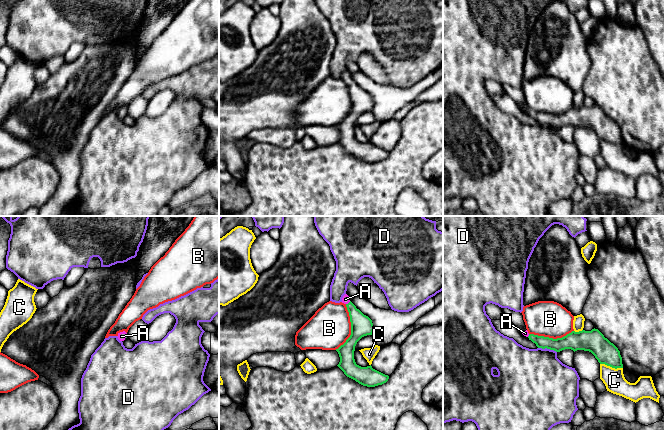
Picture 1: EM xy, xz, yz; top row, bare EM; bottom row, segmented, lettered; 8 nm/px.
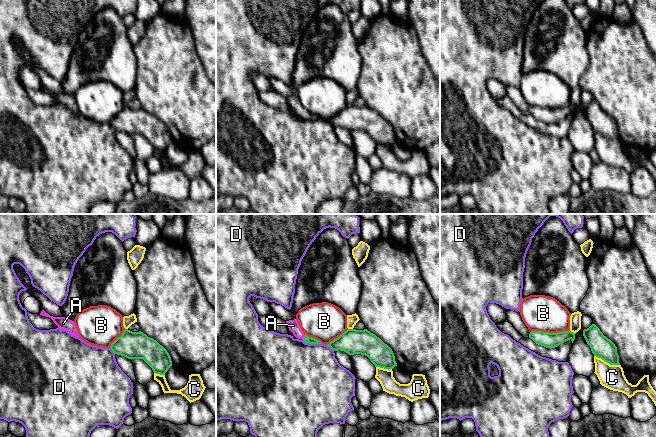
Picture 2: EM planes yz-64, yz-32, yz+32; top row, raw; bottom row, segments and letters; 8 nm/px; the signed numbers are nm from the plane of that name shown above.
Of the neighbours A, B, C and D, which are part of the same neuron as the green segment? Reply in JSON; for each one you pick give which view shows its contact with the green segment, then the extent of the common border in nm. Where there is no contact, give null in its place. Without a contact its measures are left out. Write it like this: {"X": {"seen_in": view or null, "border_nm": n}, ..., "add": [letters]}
{"A": {"seen_in": "xz", "border_nm": 50}, "add": ["A"]}

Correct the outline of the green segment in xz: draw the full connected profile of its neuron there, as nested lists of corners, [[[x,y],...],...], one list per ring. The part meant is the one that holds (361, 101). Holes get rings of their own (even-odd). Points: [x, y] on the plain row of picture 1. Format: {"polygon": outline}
{"polygon": [[[347,70],[343,72],[342,79],[346,81],[349,88],[351,111],[343,121],[336,125],[340,133],[340,138],[337,142],[347,153],[363,162],[375,163],[386,159],[389,155],[388,151],[373,145],[371,141],[361,143],[356,140],[354,135],[357,118],[362,113],[372,111],[373,109],[374,102],[372,96],[356,84]]]}

